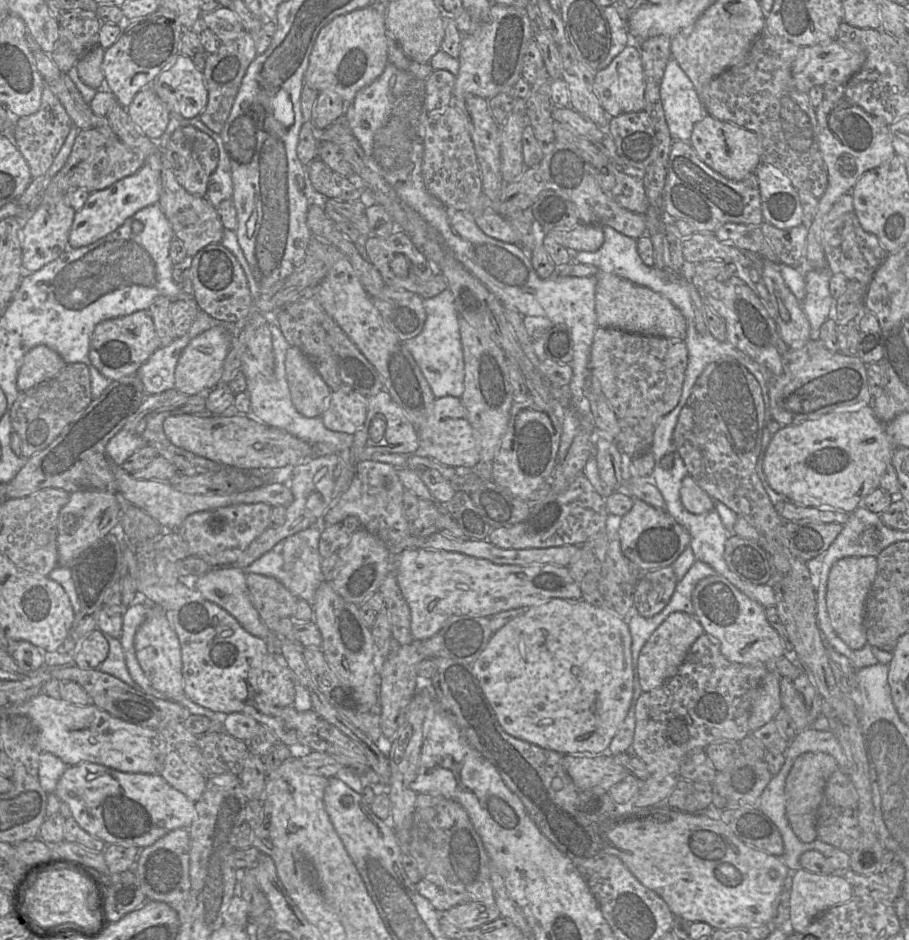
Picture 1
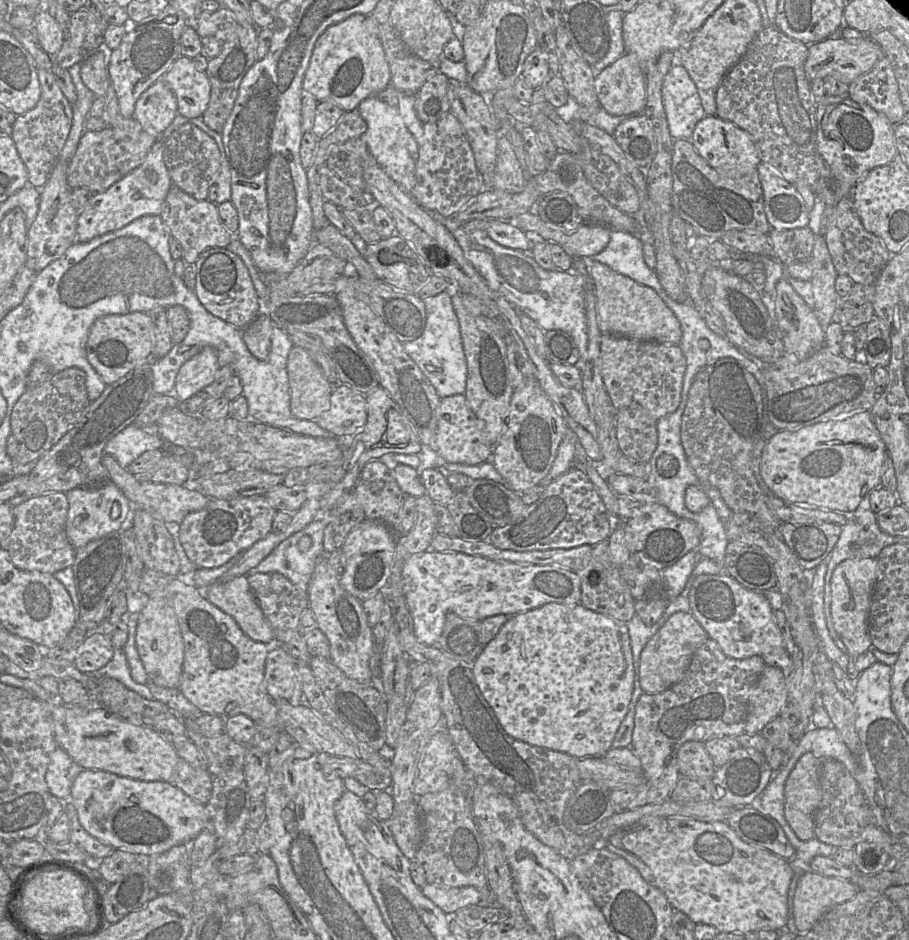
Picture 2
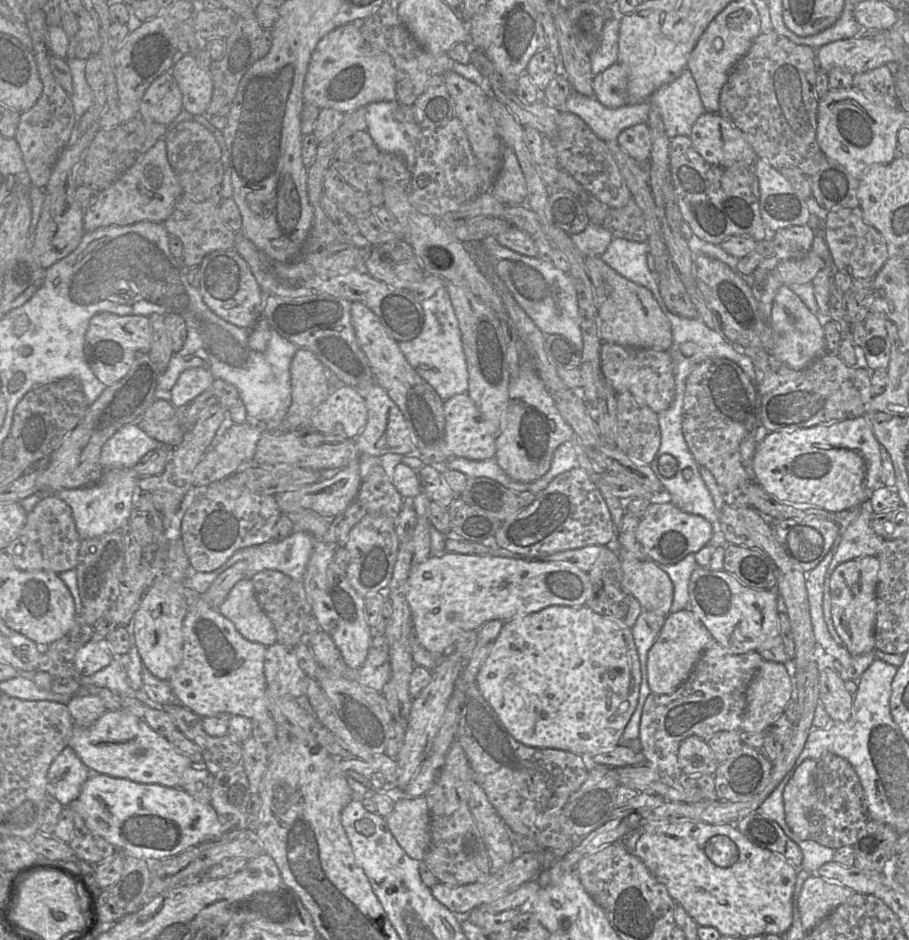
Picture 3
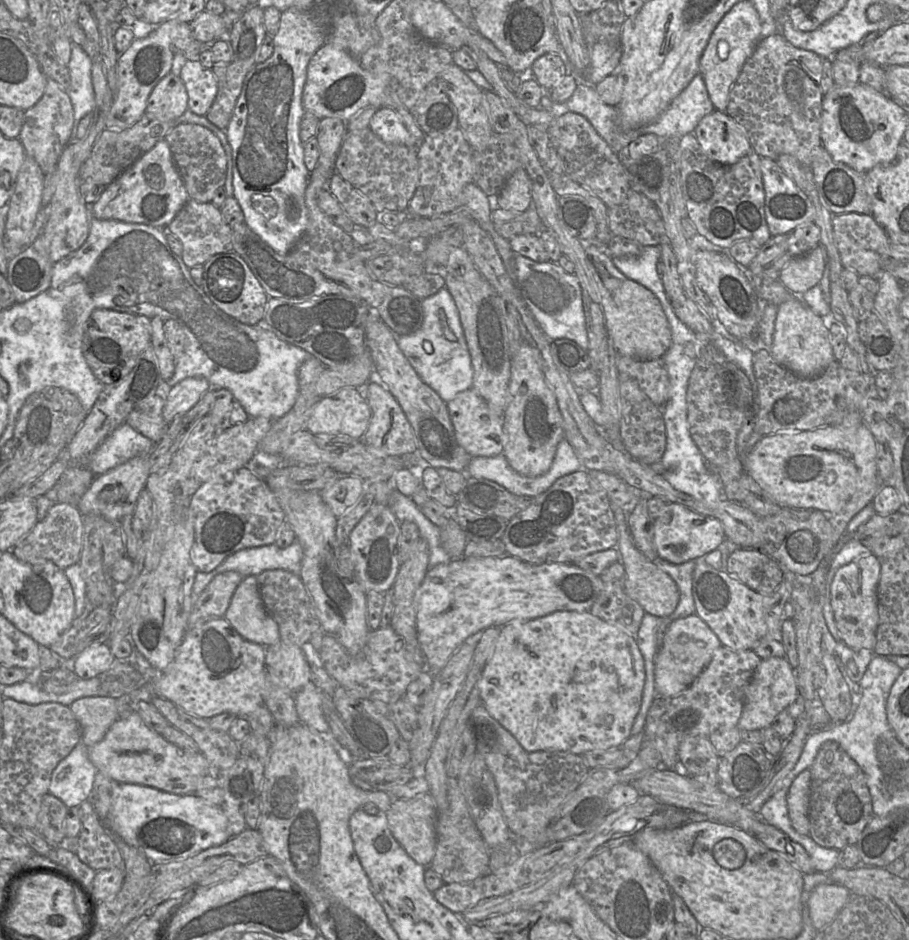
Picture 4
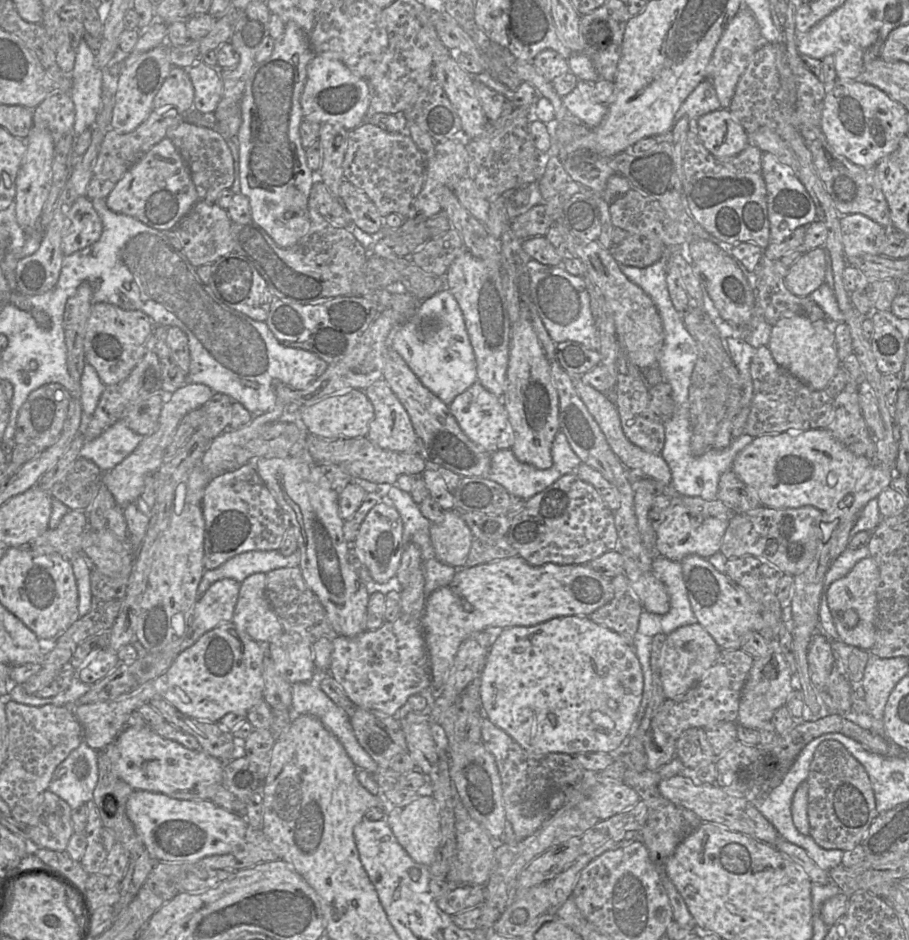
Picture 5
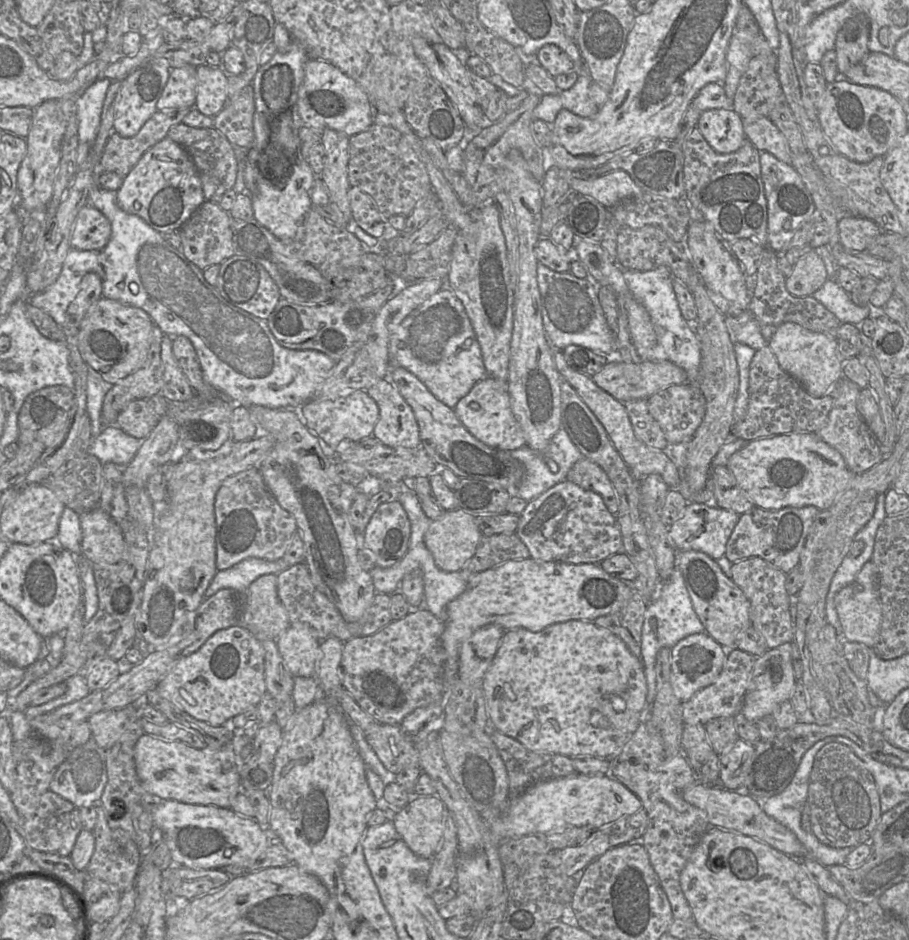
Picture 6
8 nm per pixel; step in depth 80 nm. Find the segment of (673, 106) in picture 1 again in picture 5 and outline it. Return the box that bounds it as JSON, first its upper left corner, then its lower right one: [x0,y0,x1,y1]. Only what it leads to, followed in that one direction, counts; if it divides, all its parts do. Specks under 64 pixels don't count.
[674,79,721,124]

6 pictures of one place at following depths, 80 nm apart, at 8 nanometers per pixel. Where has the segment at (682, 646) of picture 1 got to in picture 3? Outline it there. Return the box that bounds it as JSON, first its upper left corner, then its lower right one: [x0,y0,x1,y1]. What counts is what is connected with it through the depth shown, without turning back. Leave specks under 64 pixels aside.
[647,609,714,695]

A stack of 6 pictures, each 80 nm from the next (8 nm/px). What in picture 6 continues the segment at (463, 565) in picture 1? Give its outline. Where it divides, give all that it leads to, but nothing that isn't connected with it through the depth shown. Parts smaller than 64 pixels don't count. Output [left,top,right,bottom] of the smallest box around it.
[441,558,635,692]

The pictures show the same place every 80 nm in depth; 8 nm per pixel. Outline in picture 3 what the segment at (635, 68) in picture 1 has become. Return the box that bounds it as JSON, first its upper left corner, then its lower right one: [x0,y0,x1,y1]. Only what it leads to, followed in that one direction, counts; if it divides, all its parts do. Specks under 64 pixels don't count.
[593,63,629,109]

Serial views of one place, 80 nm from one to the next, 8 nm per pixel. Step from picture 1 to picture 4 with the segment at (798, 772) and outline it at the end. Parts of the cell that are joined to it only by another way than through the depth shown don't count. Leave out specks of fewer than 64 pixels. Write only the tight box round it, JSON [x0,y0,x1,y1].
[787,769,811,835]

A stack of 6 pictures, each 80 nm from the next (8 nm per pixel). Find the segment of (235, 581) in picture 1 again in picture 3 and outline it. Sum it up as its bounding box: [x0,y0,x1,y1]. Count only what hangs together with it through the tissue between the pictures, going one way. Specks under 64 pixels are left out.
[218,578,277,647]

